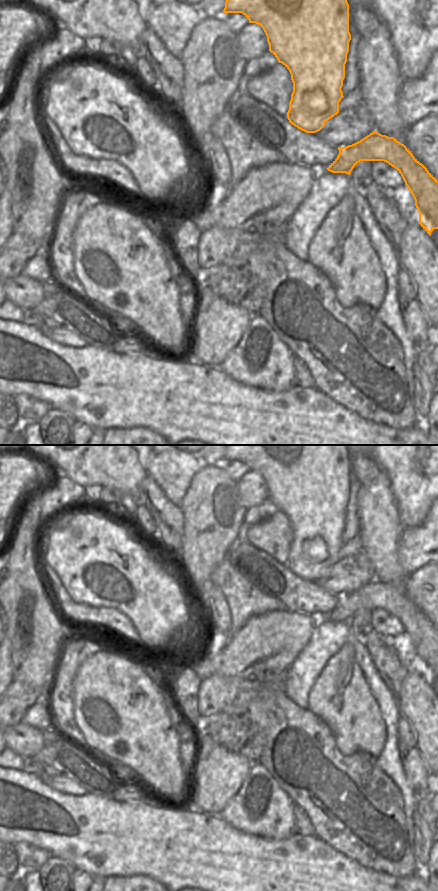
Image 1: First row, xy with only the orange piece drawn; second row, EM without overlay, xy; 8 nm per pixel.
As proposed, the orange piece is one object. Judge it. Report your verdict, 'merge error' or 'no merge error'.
no merge error

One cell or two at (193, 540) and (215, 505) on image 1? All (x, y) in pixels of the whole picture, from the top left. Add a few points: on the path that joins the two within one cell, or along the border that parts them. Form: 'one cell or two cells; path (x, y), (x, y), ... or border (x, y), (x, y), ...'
one cell; path (202, 531), (211, 522), (212, 514)

